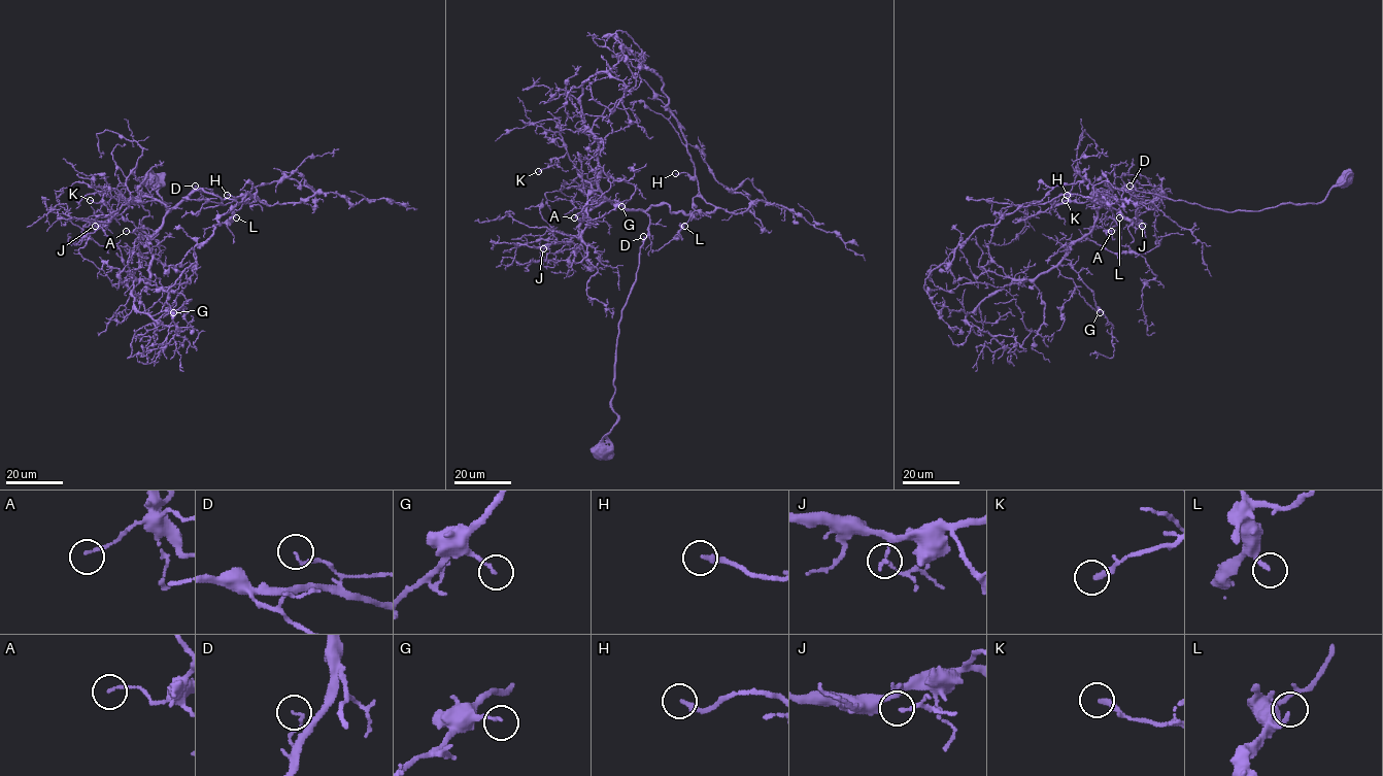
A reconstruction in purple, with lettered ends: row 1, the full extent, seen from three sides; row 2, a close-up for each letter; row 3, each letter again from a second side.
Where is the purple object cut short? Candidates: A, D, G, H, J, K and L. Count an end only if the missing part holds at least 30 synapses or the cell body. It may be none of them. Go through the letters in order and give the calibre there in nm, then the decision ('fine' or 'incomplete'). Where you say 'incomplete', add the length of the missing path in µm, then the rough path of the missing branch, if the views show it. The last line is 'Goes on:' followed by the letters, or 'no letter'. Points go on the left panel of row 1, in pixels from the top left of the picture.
A: 110 nm thick; fine
D: 110 nm thick; fine
G: 110 nm thick; fine
H: 220 nm thick; fine
J: 130 nm thick; fine
K: 280 nm thick; fine
L: 160 nm thick; fine
Goes on: no letter

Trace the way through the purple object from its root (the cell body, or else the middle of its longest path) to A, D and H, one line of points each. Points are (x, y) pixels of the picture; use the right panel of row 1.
A: (1347, 178), (1319, 202), (1258, 211), (1106, 190), (1088, 229), (1111, 231)
D: (1347, 178), (1349, 177), (1343, 176), (1319, 202), (1281, 203), (1258, 211), (1206, 208), (1141, 192), (1129, 186)
H: (1347, 178), (1319, 202), (1258, 211), (1213, 209), (1137, 190), (1101, 189), (1097, 196), (1107, 203), (1067, 195)

